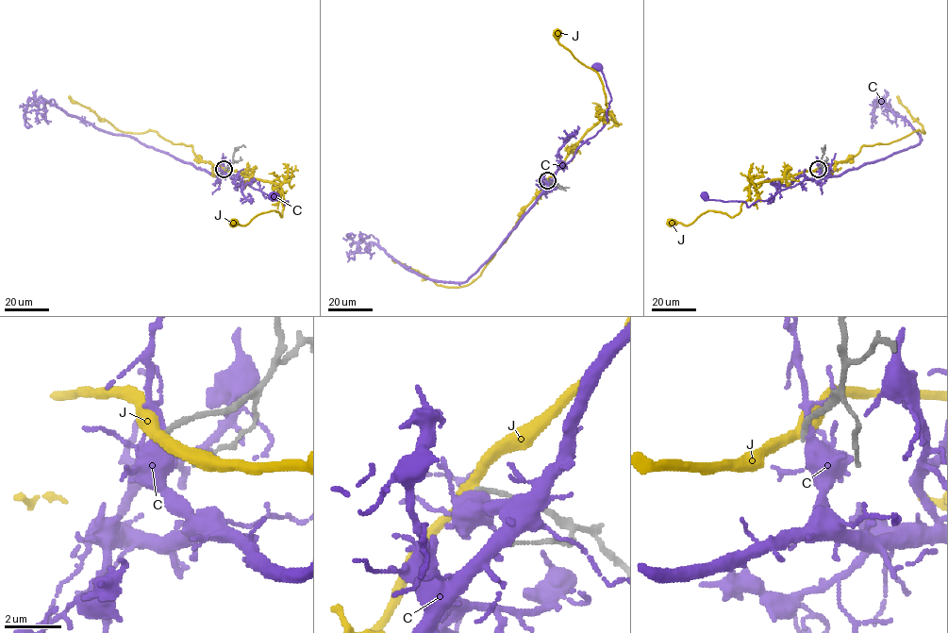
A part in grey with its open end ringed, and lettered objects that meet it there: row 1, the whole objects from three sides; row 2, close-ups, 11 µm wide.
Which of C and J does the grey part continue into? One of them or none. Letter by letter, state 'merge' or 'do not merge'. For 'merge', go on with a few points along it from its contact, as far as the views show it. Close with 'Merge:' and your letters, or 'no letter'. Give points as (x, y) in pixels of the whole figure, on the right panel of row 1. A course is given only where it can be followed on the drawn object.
C: do not merge
J: do not merge
Merge: no letter

